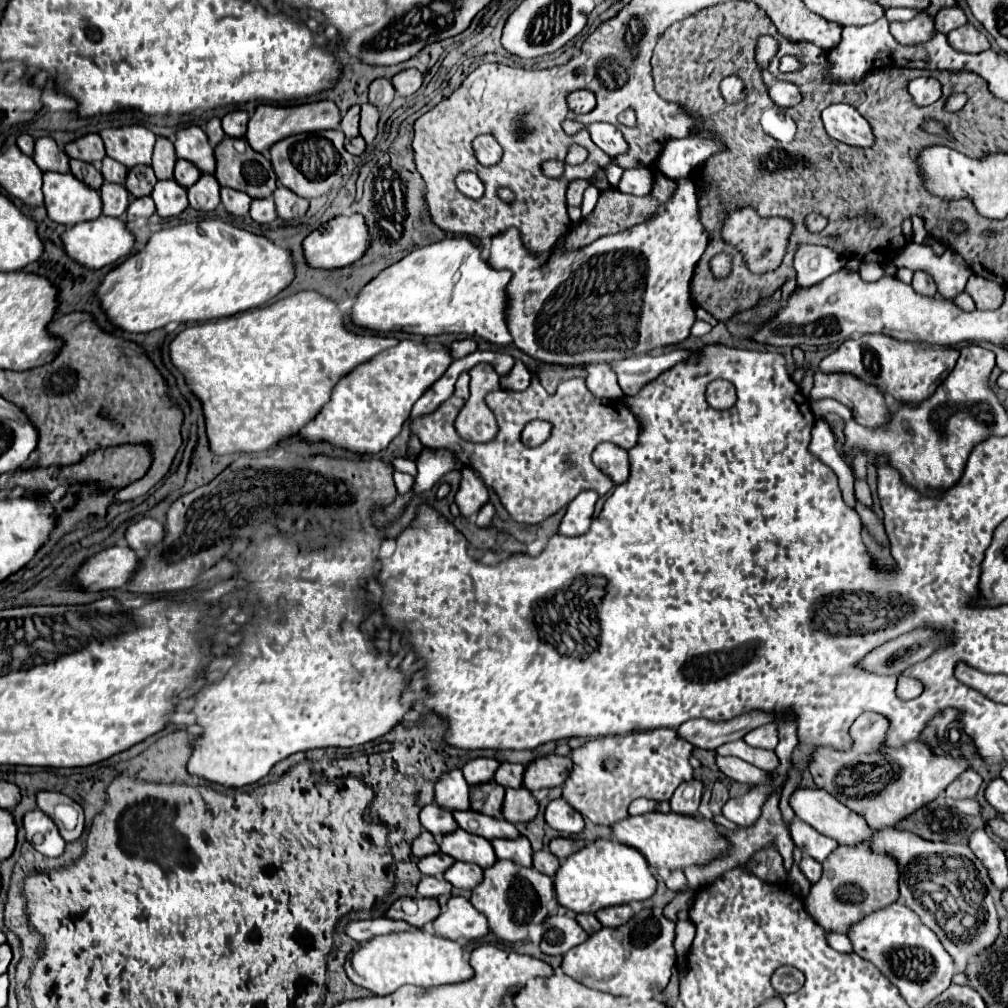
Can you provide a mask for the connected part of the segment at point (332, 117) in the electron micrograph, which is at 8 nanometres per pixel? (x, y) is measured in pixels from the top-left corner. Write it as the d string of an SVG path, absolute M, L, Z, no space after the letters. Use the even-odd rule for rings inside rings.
M316 101L316 103L302 103L302 105L258 105L254 115L248 121L246 139L250 147L258 153L268 151L276 141L286 139L296 133L312 133L312 131L324 131L324 129L338 129L340 127L340 111L332 101Z

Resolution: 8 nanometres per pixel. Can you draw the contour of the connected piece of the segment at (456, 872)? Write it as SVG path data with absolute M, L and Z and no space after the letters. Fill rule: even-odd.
M456 861L446 873L444 873L444 879L450 881L454 887L458 889L472 889L476 887L478 883L482 883L482 869L474 863L462 863L462 861Z

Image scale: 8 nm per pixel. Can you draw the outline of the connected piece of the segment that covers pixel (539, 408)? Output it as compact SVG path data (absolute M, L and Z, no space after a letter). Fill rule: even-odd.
M460 373L452 399L448 399L436 413L412 421L410 427L420 437L424 447L450 449L466 467L472 467L482 481L498 493L502 505L508 509L514 521L540 523L566 507L586 489L594 489L598 495L604 495L614 487L614 481L592 463L590 453L600 441L614 441L624 449L632 449L636 445L640 423L628 405L622 401L616 401L614 405L598 399L590 393L584 379L564 381L554 395L548 395L540 379L532 373L532 383L526 391L502 389L486 395L486 403L494 411L500 431L490 443L470 443L462 439L454 427L460 409L470 397L468 381L470 375ZM534 419L548 421L552 425L552 435L546 443L532 449L520 441L520 433L524 425Z

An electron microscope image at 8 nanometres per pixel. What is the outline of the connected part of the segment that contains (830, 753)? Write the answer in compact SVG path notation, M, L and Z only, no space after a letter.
M862 713L850 727L852 747L846 751L834 747L816 747L808 769L814 783L830 791L850 809L866 815L874 829L894 827L900 819L914 813L916 807L936 799L958 775L968 769L964 755L936 755L928 743L914 739L906 747L886 747L884 737L890 721L878 713Z

